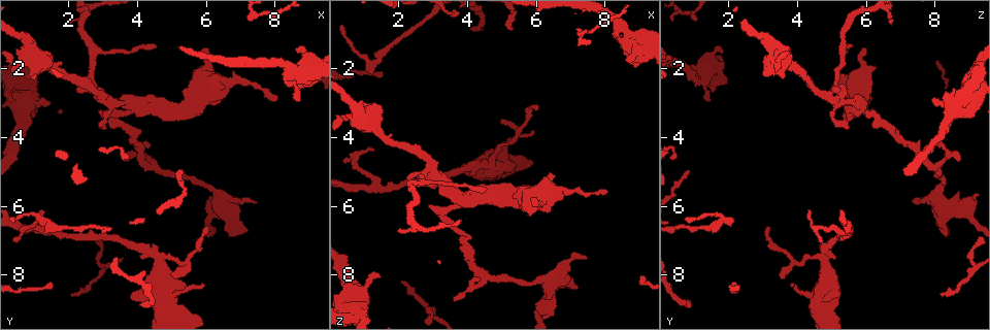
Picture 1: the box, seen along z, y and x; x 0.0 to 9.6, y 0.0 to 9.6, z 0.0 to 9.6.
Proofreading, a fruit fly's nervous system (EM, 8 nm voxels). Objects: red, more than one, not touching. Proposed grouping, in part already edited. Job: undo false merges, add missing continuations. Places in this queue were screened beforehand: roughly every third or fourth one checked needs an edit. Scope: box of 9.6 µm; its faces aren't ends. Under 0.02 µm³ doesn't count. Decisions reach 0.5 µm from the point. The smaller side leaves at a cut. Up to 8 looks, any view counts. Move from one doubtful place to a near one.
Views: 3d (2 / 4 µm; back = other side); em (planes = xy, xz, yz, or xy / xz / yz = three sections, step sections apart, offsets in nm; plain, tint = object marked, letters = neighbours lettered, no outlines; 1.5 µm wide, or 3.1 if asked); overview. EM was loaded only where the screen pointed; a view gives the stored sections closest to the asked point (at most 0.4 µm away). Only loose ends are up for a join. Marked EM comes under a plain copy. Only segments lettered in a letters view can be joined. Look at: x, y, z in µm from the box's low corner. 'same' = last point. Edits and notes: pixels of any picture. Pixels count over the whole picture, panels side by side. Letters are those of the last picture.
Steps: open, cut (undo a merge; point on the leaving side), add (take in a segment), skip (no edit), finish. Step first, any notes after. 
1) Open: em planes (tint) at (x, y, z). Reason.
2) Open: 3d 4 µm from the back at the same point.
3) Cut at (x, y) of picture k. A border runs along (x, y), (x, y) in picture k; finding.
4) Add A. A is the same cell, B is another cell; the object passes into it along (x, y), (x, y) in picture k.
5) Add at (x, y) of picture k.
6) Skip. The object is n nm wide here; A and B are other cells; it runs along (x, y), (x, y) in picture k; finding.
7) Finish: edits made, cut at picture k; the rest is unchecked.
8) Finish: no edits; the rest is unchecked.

Open: em planes (letters) at (3.00, 3.75, 5.45). Branch stops here.

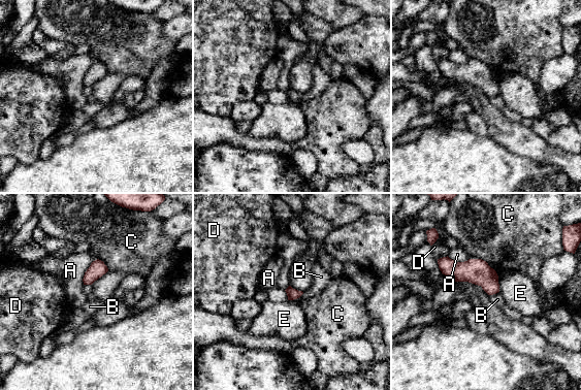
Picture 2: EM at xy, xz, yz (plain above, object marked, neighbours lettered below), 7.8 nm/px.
Skip. A, B, C, D and E are other cells; a border runs along (303, 292), (298, 297), (290, 300) in picture 2; none of them fits.

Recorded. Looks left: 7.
Open: 3d 2 µm from the back at (4.60, 1.35, 5.60). Thin end.

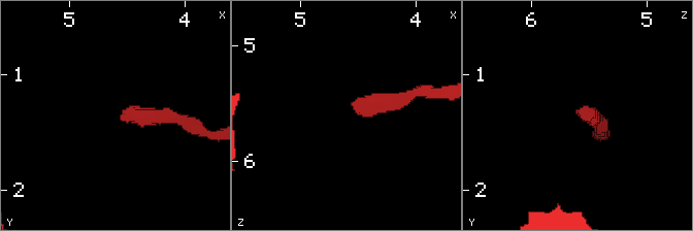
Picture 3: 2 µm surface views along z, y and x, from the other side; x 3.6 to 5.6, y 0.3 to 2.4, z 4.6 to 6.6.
Open: em xy step 4 (letters) at (4.56, 1.32, 5.54). Shape alone is not enough.

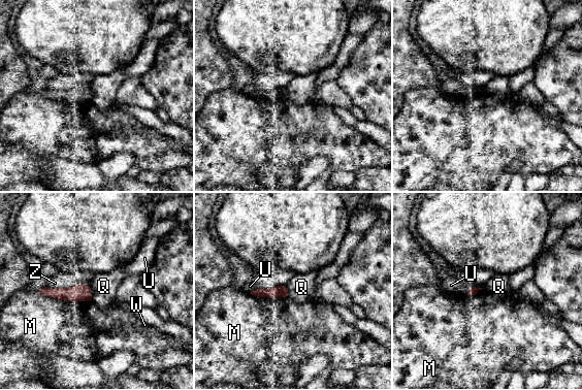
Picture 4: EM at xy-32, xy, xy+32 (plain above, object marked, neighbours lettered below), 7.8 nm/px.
Skip. M, Q, U, W and Z are other cells; it runs along (42, 291), (85, 294), (89, 297) in picture 4; no lettered segment goes on from it.

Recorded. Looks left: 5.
Open: 3d 2 µm at (8.65, 1.50, 1.70). Branch stops here.

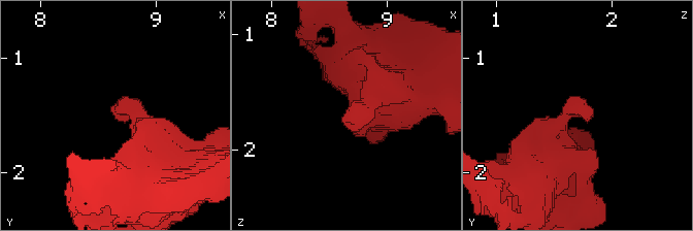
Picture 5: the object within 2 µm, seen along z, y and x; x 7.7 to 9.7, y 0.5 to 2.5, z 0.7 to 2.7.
Open: em planes (letters) at (8.60, 1.46, 1.76). Shape alone is not enough.

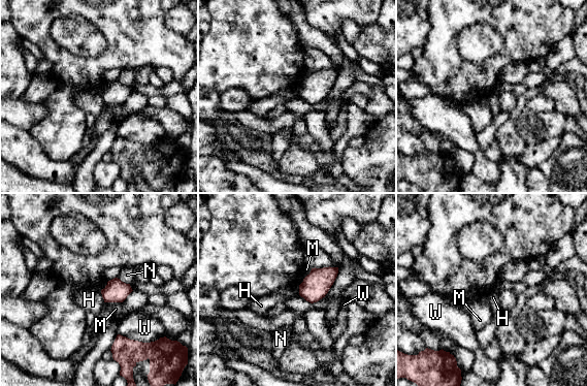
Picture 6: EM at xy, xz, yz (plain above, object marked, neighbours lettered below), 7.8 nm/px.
Skip. The object is 180 nm wide here; H, M, N and W are other cells; a border runs along (100, 291), (104, 302) in picture 6; no lettered segment goes on from it.

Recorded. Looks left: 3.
Finish: no edits; the rest is unchecked.

